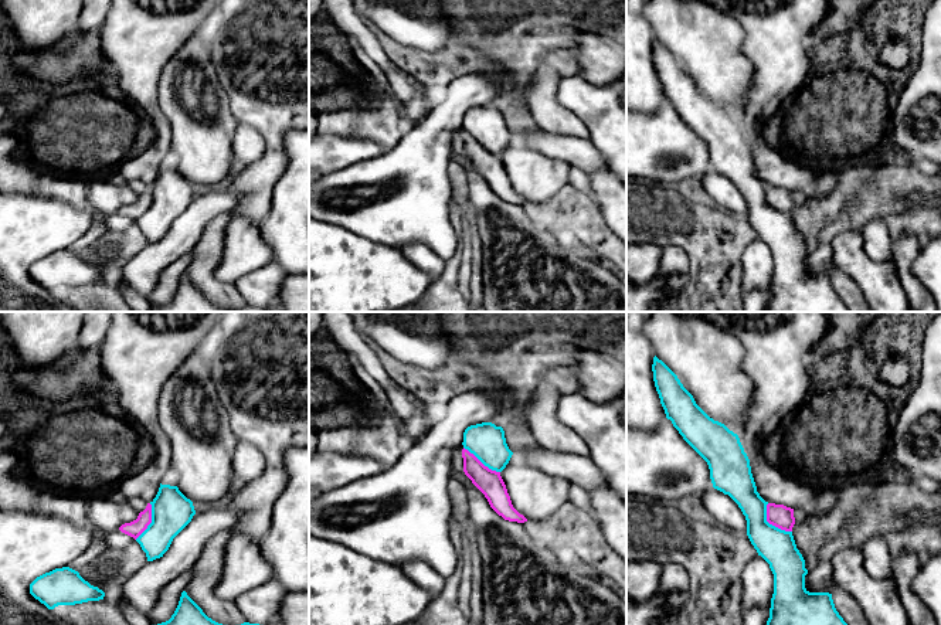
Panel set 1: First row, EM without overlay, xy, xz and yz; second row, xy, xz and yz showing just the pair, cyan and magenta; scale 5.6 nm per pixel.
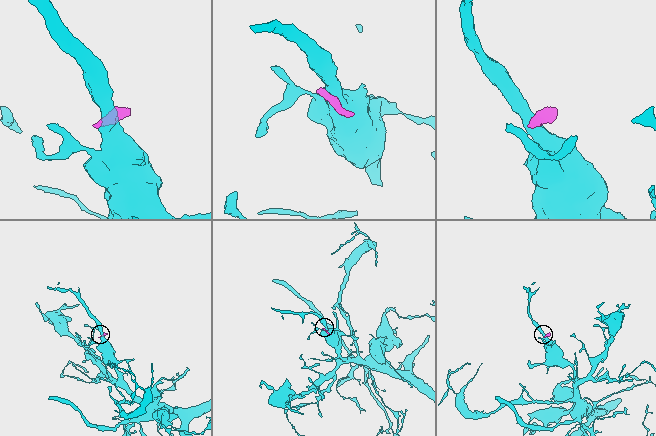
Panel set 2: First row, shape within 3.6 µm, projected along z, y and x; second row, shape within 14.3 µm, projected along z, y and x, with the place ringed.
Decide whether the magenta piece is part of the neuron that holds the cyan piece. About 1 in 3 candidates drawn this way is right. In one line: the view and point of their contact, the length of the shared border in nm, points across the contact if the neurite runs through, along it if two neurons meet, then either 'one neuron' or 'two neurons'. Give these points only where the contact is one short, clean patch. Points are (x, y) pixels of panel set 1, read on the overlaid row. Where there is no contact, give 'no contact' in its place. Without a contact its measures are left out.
yz (771, 525) | 220 nm | along yz (767, 503), (767, 520), (791, 532) | two neurons

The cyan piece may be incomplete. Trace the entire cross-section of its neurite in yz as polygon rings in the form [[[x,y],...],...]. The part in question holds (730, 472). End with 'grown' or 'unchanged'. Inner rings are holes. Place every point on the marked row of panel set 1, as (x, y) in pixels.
[[[656,356],[652,364],[653,381],[665,410],[683,439],[707,462],[713,488],[728,495],[741,509],[747,520],[747,536],[774,574],[774,594],[771,598],[767,625],[847,625],[835,608],[832,594],[809,592],[805,588],[805,560],[796,548],[792,531],[781,530],[767,522],[767,505],[751,473],[750,459],[737,434],[724,424],[710,418],[683,387],[677,376]]]; unchanged

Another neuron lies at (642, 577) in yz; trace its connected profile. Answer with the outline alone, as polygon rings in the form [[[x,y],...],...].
[[[653,561],[626,563],[626,597],[645,602],[658,592],[663,565]]]

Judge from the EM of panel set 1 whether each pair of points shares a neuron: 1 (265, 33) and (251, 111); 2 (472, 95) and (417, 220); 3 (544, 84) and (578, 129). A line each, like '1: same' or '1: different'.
1: same
2: same
3: same

